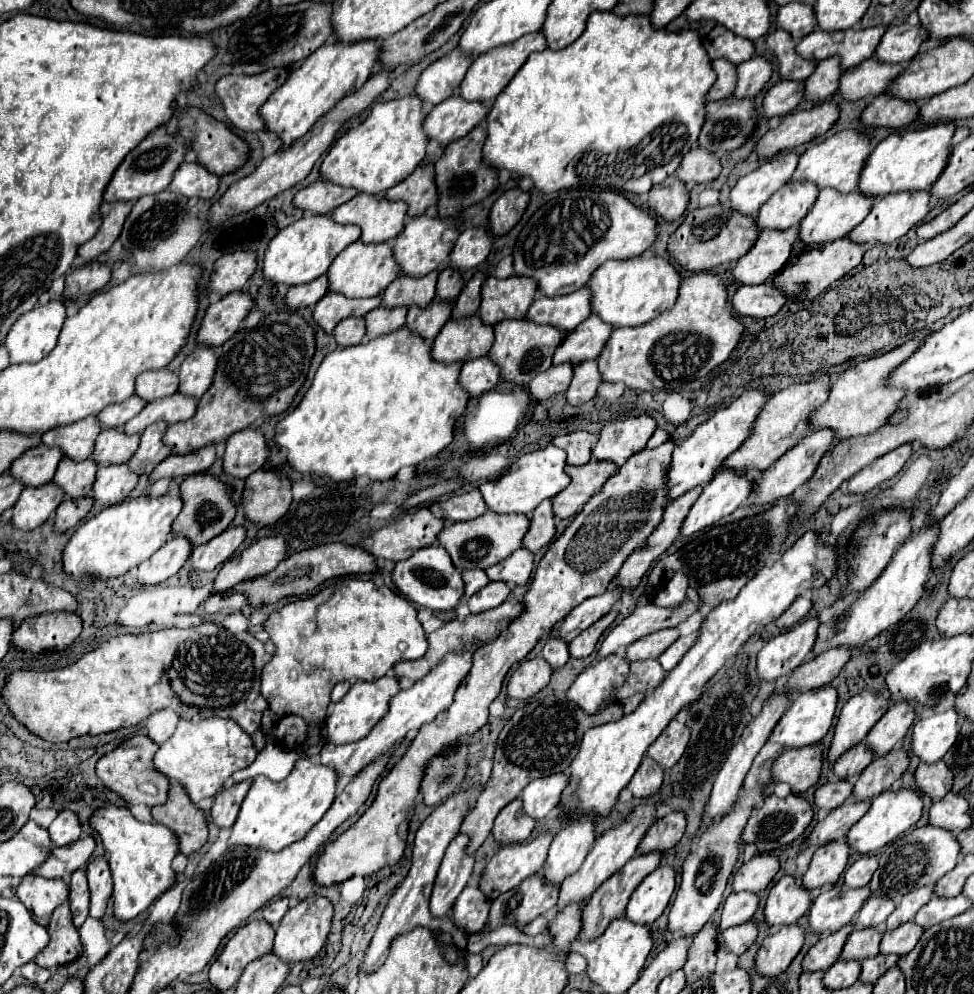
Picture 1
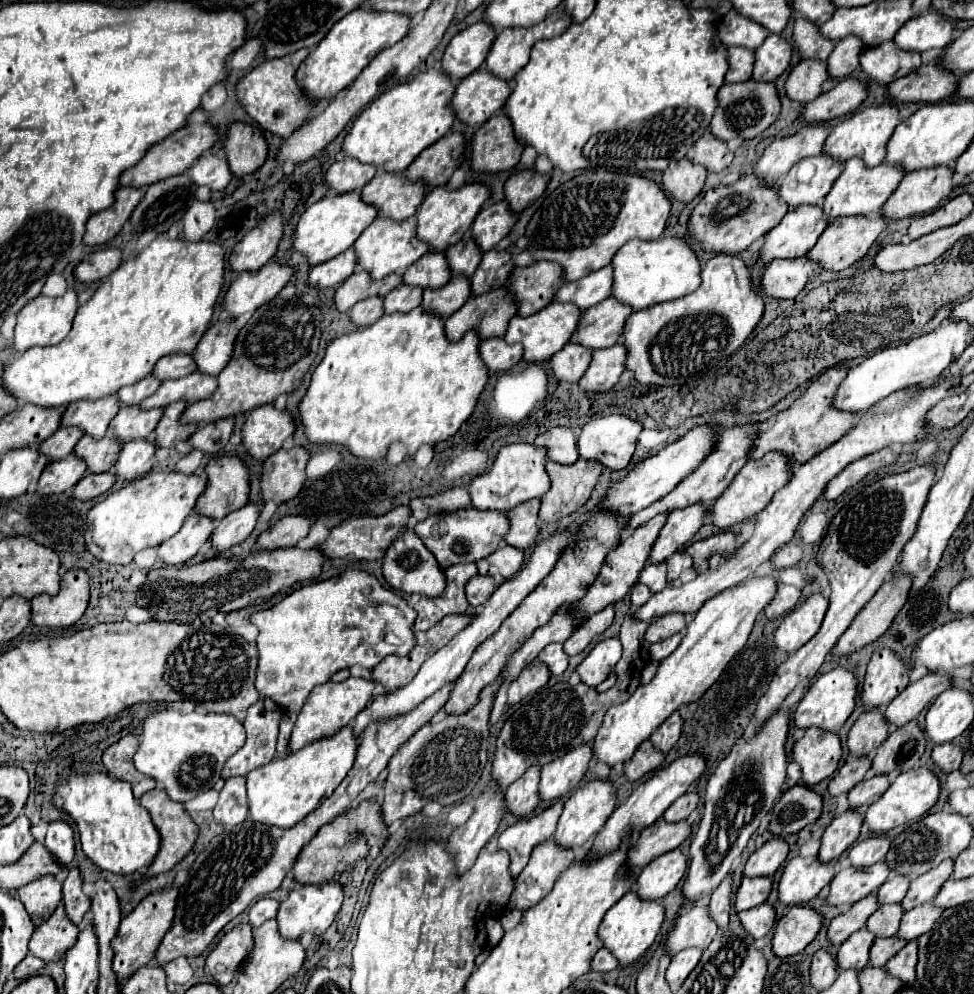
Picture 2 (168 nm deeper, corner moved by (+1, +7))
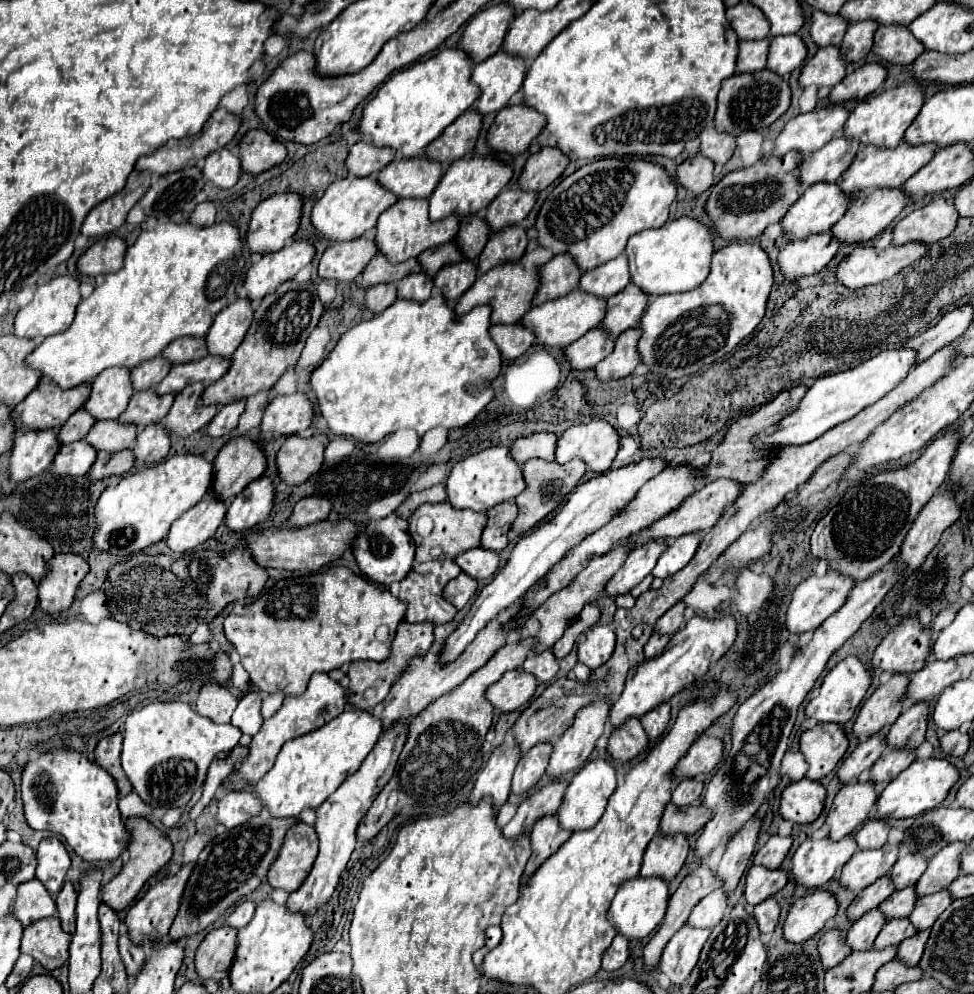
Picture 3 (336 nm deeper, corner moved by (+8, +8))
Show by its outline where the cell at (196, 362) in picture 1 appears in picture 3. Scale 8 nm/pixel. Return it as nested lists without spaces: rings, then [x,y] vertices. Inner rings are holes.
[[[237,299],[229,303],[221,313],[217,313],[207,339],[207,351],[213,357],[231,357],[235,347],[243,341],[247,327],[251,325],[251,301]]]

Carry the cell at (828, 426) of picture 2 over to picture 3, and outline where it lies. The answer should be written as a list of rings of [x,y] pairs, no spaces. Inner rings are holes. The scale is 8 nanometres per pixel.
[[[797,385],[789,391],[781,391],[773,401],[769,401],[767,405],[763,405],[761,409],[757,409],[755,413],[751,415],[745,415],[745,417],[739,417],[731,427],[729,431],[725,433],[725,439],[723,443],[713,451],[713,457],[711,457],[711,463],[707,467],[703,467],[703,475],[709,479],[709,481],[715,481],[719,477],[725,477],[725,479],[735,479],[735,481],[741,481],[741,483],[755,483],[755,479],[759,479],[763,475],[763,471],[767,469],[767,457],[769,457],[769,451],[767,447],[761,449],[761,451],[755,451],[753,445],[753,439],[767,427],[773,427],[777,425],[783,417],[787,417],[791,411],[795,411],[795,407],[799,407],[801,399],[805,397],[805,393],[809,391],[809,387],[805,385]]]

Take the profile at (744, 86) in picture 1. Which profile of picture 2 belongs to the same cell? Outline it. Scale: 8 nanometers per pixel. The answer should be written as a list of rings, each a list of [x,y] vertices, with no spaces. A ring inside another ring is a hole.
[[[770,34],[764,44],[756,50],[754,64],[754,80],[774,82],[780,74],[788,70],[792,62],[792,44],[778,34]]]

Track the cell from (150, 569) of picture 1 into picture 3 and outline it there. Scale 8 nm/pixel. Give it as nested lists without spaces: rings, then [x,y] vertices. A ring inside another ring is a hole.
[[[207,491],[203,499],[191,507],[185,515],[181,515],[169,529],[167,535],[167,547],[175,555],[183,555],[187,551],[193,551],[201,543],[205,543],[209,537],[215,535],[217,527],[223,523],[225,515],[225,503],[217,501],[213,491]]]

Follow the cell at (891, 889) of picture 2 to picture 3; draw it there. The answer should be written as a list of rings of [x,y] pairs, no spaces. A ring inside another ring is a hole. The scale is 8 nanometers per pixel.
[[[905,855],[895,863],[895,867],[889,873],[889,879],[895,885],[895,889],[901,891],[905,887],[915,885],[919,875],[925,871],[925,867],[927,867],[927,861],[919,859],[919,855]]]

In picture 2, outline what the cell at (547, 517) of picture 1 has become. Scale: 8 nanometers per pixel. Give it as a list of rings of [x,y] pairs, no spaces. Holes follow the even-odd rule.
[[[528,500],[526,504],[518,504],[518,508],[506,512],[510,528],[504,536],[504,542],[520,550],[532,546],[538,536],[538,510],[540,500]]]

